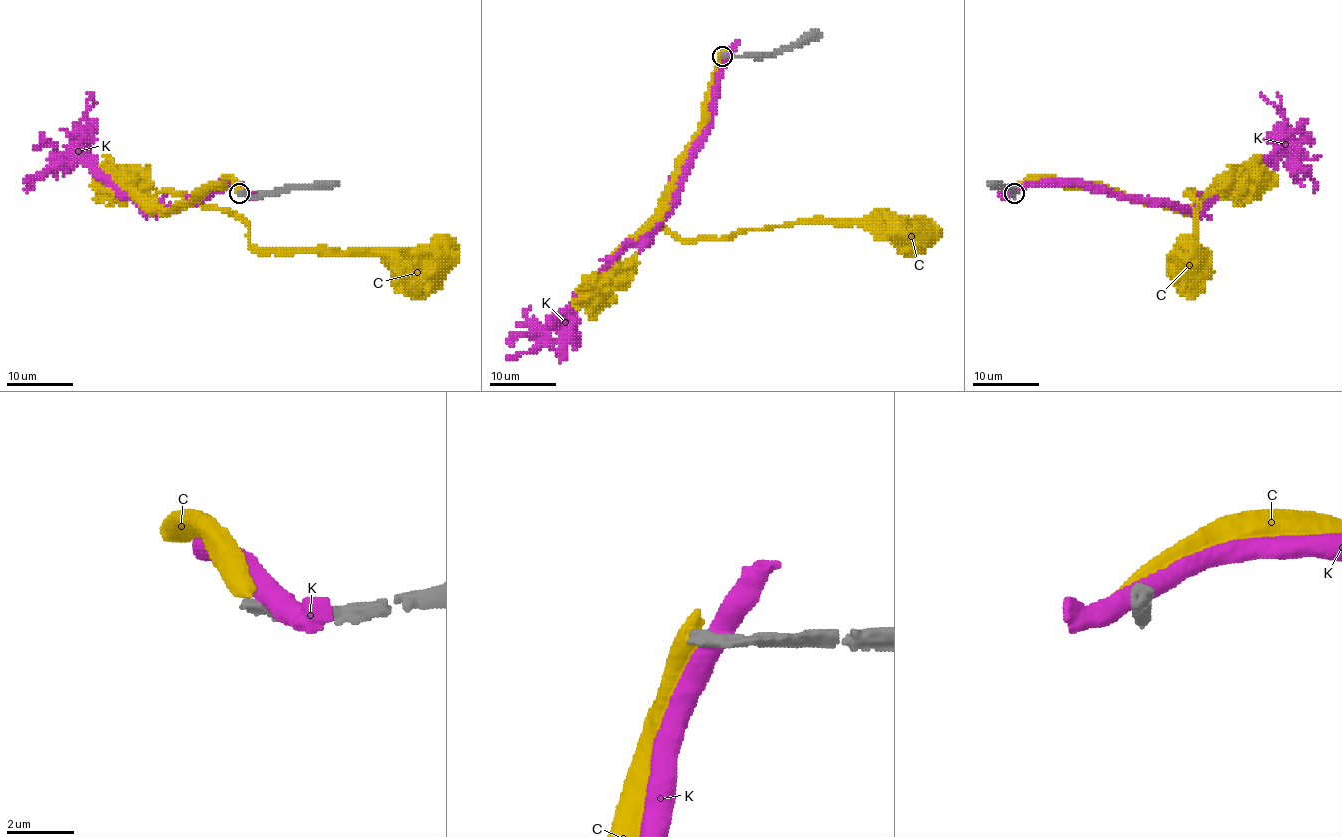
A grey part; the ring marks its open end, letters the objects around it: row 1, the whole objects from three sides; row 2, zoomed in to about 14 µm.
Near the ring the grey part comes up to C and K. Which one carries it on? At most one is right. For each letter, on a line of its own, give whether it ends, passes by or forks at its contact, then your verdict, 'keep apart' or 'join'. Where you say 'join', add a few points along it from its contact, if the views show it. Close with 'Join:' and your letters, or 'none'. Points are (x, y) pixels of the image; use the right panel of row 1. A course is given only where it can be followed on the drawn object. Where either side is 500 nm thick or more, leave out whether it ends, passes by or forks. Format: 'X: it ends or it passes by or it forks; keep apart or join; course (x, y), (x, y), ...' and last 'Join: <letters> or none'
C: keep apart
K: keep apart
Join: none

